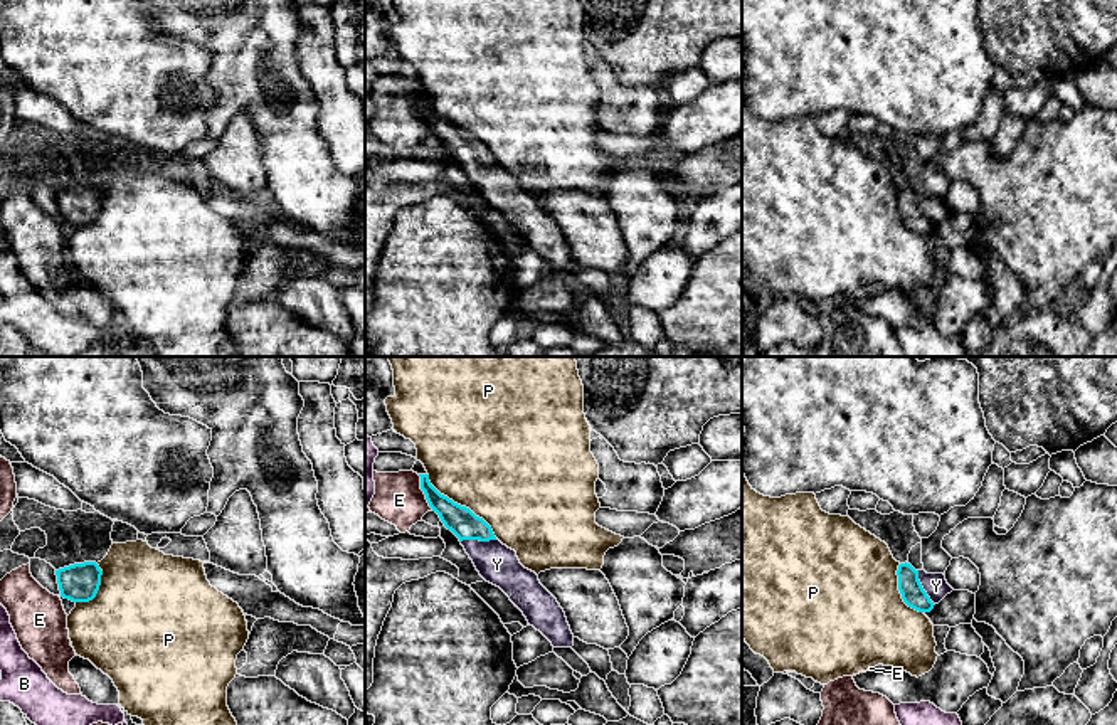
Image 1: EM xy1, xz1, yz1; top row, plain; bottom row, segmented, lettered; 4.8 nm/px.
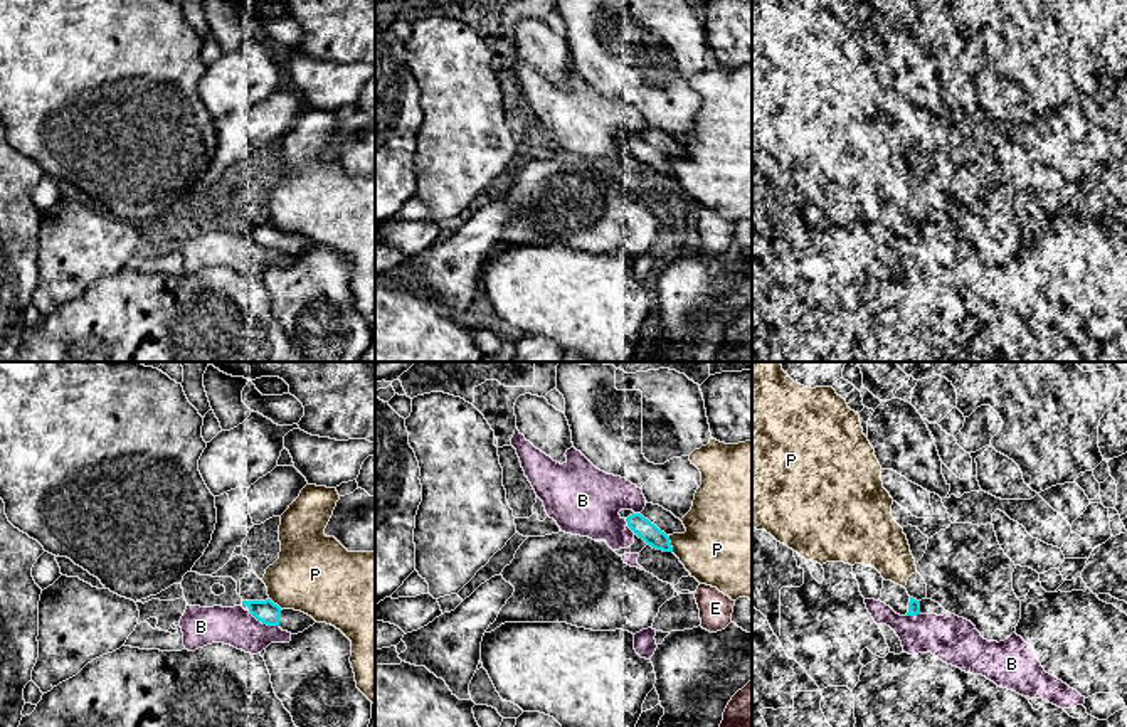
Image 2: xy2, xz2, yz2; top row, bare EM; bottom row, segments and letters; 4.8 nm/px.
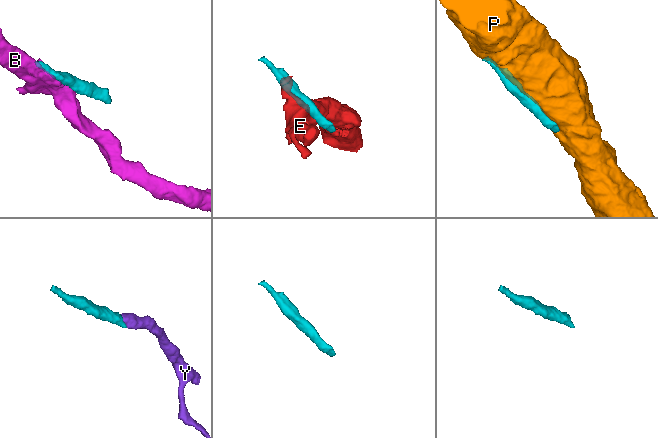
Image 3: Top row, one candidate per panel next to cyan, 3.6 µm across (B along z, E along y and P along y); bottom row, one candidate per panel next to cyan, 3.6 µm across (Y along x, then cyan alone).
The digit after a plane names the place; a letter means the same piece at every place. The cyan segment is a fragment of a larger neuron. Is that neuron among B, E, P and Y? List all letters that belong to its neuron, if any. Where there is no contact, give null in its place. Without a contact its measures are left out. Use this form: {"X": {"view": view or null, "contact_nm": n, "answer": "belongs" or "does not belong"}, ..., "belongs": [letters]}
{"B": {"view": "xy2", "contact_nm": 170, "answer": "does not belong"}, "E": {"view": "xz1", "contact_nm": 180, "answer": "does not belong"}, "P": {"view": "xz1", "contact_nm": 460, "answer": "does not belong"}, "Y": {"view": "xz1", "contact_nm": 180, "answer": "belongs"}, "belongs": ["Y"]}

